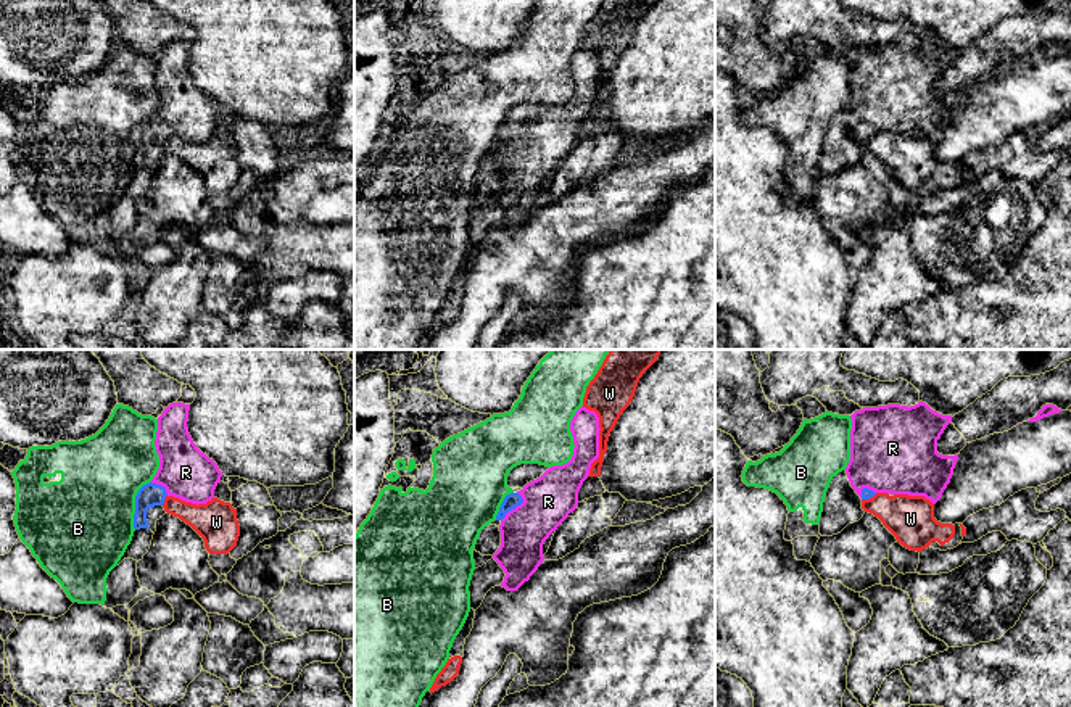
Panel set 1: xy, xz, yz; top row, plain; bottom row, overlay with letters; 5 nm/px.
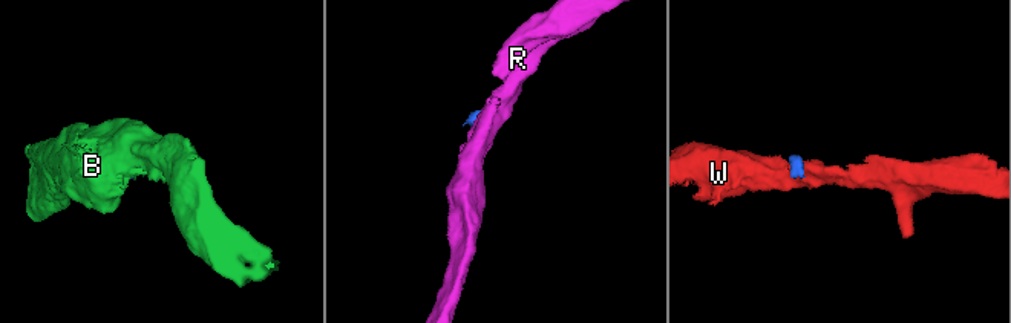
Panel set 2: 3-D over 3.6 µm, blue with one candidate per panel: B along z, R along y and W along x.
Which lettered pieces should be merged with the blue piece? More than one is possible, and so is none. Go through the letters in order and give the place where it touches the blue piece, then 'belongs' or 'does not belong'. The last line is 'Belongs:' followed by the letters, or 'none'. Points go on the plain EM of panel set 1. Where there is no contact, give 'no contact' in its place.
B: xy (136, 144) | does not belong
R: xz (516, 145) | belongs
W: xy (165, 137) | does not belong
Belongs: R

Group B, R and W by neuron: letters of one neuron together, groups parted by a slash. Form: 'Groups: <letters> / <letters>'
Groups: B / R / W

